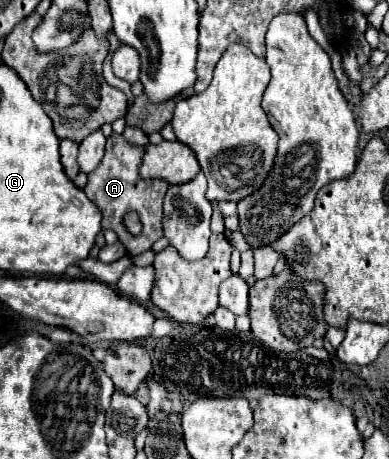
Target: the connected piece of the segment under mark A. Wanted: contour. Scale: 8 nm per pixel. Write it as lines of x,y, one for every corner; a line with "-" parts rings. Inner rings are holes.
112,134
106,144
106,154
96,170
88,174
88,184
84,188
86,196
102,210
104,230
114,230
120,238
120,242
126,246
126,250
132,256
138,256
152,248
152,244
164,236
162,228
162,216
164,216
164,194
168,190
168,184
164,180
144,180
140,178
140,162
144,158
144,148
130,144
122,134
-
128,212
136,212
142,222
142,232
138,236
130,234
124,226
124,216

